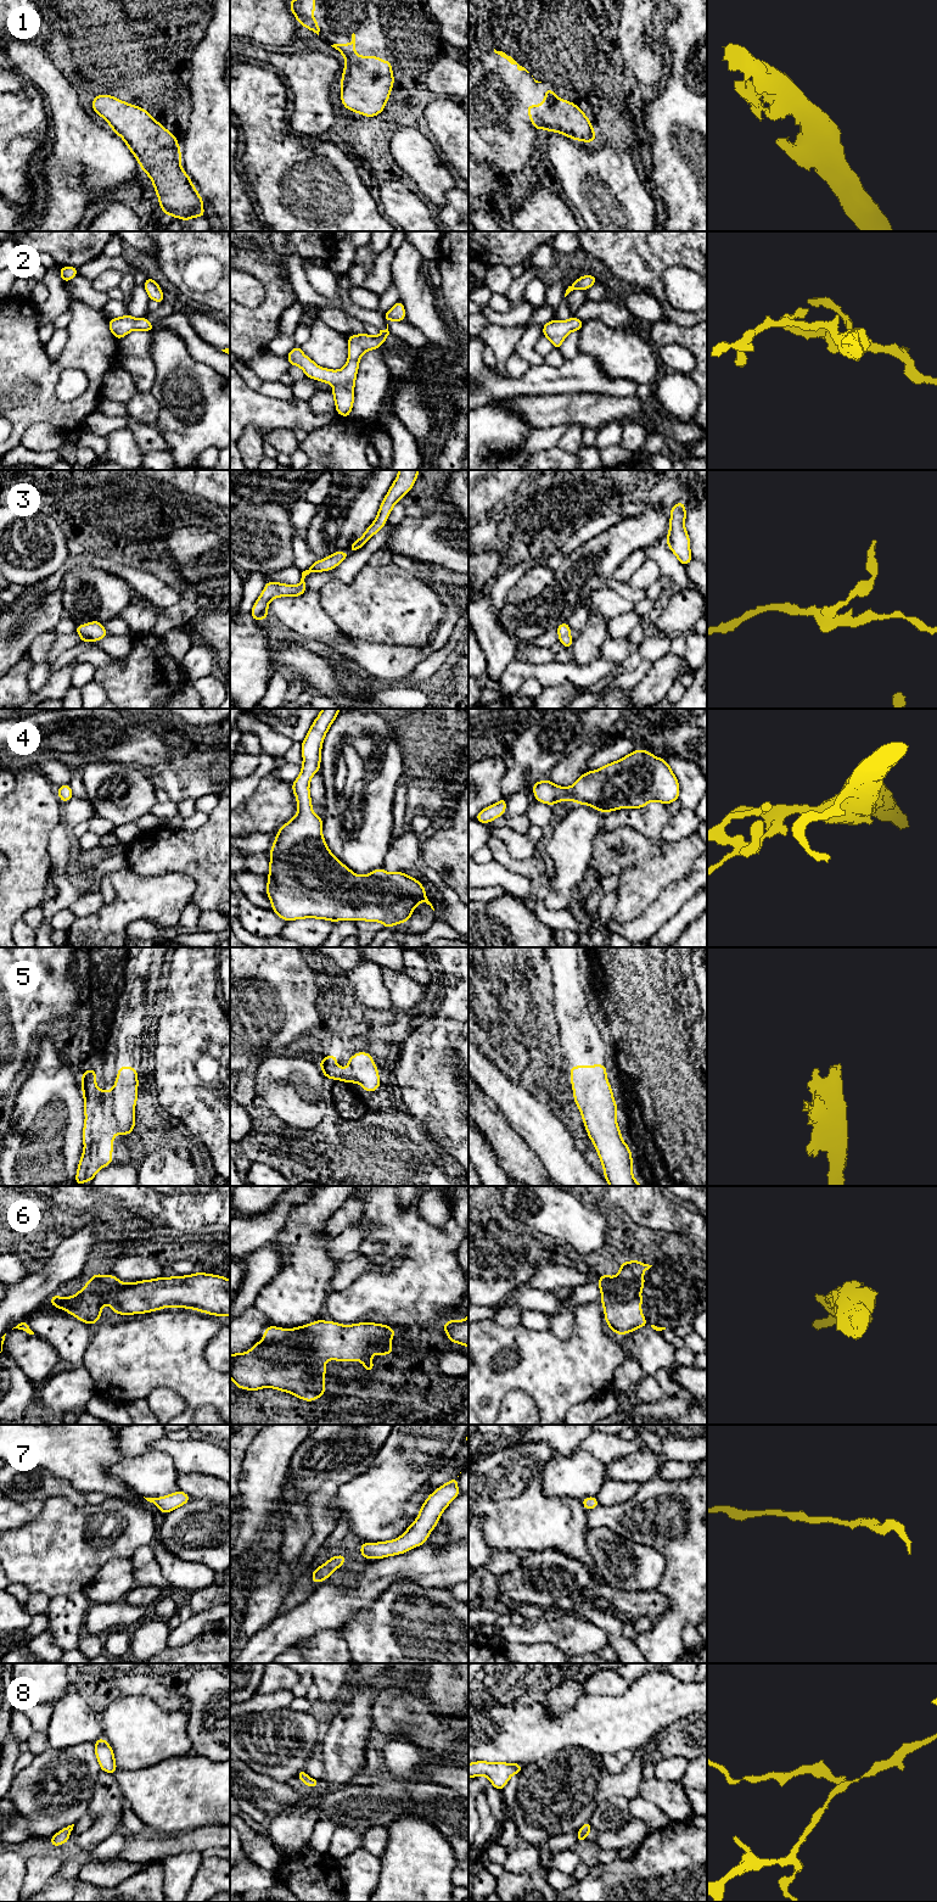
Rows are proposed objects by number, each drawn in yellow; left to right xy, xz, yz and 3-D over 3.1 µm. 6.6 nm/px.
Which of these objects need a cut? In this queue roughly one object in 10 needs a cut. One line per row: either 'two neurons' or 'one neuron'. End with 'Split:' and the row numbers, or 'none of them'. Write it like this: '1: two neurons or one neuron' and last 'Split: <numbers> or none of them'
1: one neuron
2: one neuron
3: one neuron
4: one neuron
5: one neuron
6: one neuron
7: one neuron
8: one neuron
Split: none of them

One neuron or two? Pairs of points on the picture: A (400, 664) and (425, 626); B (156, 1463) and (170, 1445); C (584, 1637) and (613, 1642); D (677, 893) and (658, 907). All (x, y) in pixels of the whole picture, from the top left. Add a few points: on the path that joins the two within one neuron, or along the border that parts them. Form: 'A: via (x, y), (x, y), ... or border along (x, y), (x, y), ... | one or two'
A: border along (437, 632), (424, 647), (383, 643) | two
B: border along (151, 1449), (167, 1454), (179, 1472) | two
C: border along (587, 1621), (601, 1628), (609, 1643) | two
D: via (672, 898), (663, 906) | one

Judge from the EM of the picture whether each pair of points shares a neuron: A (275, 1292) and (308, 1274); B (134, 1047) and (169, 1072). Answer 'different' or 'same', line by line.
A: same
B: different

